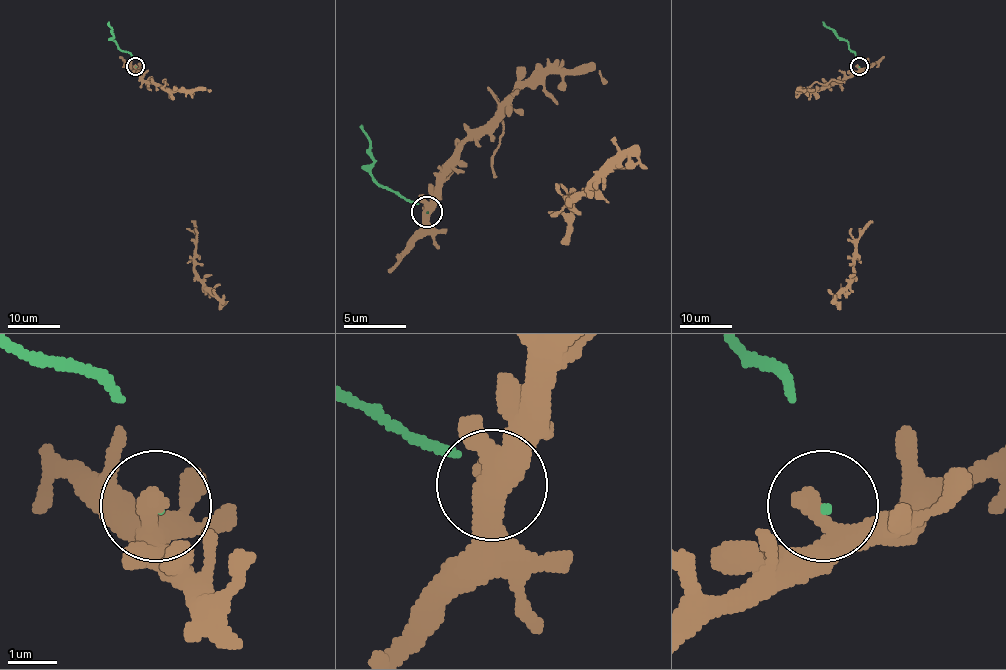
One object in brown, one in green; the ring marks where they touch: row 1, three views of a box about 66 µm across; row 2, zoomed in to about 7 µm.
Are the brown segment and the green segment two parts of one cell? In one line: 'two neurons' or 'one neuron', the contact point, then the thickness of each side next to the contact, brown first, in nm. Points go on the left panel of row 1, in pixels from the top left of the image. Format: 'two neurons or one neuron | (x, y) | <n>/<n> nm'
two neurons | (135, 66) | 380/40 nm

